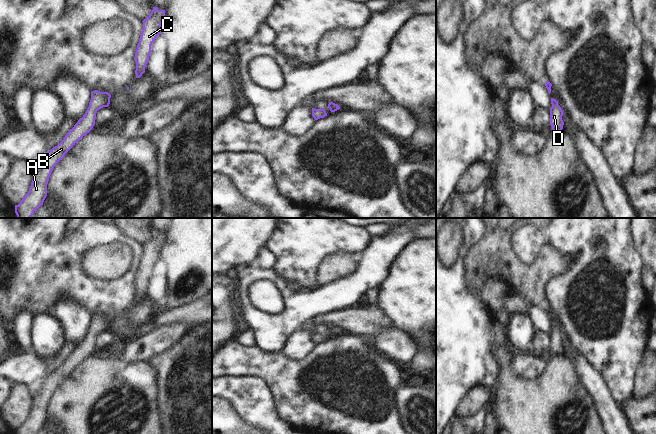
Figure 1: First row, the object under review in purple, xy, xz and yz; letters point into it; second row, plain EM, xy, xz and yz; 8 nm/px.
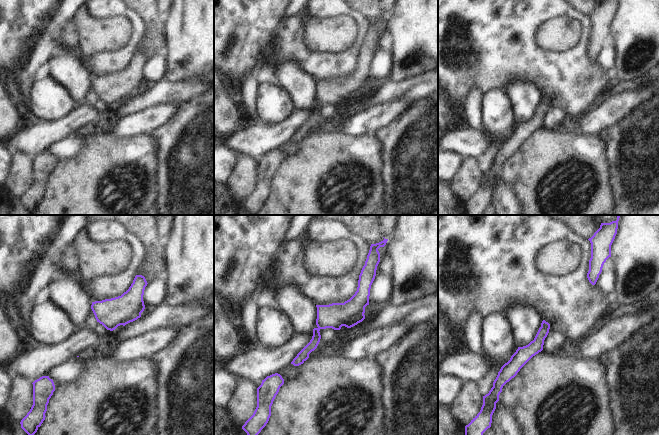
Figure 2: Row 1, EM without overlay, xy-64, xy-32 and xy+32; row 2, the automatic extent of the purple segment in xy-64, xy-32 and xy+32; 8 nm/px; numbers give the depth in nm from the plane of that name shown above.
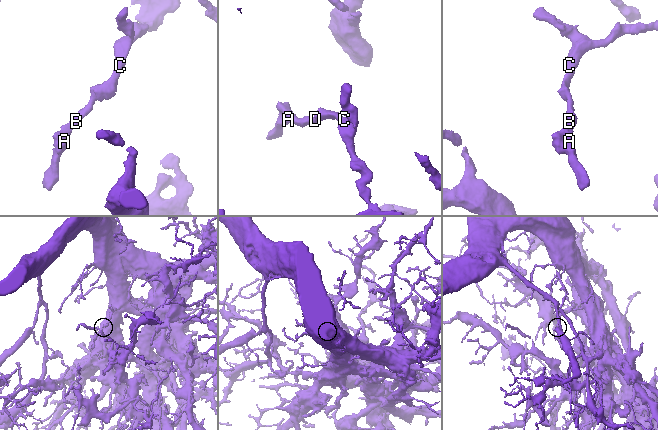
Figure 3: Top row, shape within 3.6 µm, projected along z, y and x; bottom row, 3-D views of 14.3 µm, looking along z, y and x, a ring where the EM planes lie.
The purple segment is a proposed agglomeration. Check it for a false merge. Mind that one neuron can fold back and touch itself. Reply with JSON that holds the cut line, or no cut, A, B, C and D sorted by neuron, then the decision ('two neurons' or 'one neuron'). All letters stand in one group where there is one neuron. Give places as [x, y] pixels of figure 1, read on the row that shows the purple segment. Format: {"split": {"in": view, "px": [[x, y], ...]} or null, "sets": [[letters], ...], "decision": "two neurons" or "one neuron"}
{"split": null, "sets": [["A", "B", "C", "D"]], "decision": "one neuron"}

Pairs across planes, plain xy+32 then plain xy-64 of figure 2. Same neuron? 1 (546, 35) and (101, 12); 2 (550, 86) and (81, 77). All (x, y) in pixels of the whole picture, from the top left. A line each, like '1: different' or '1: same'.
1: different
2: different

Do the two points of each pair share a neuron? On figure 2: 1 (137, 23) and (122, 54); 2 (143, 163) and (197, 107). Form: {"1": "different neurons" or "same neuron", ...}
{"1": "same neuron", "2": "different neurons"}

